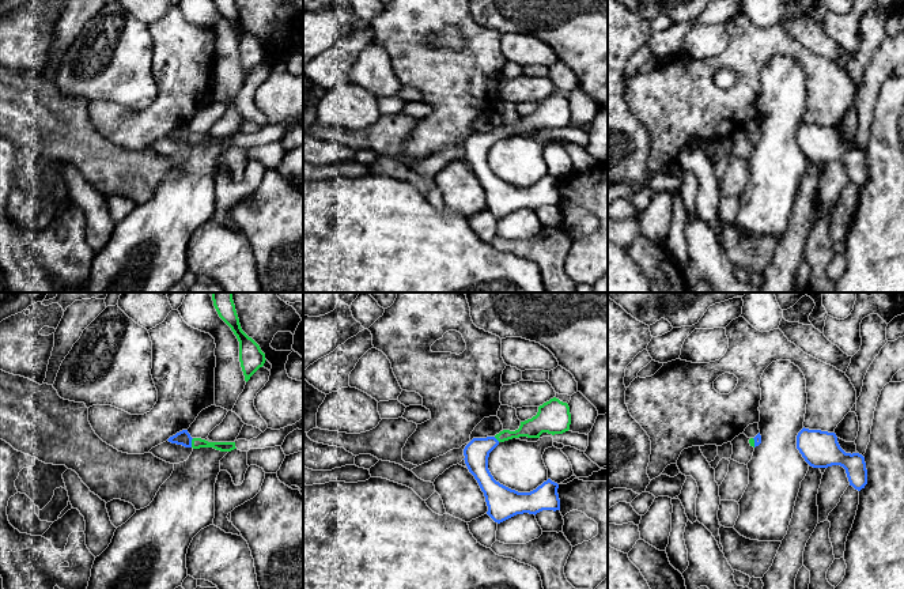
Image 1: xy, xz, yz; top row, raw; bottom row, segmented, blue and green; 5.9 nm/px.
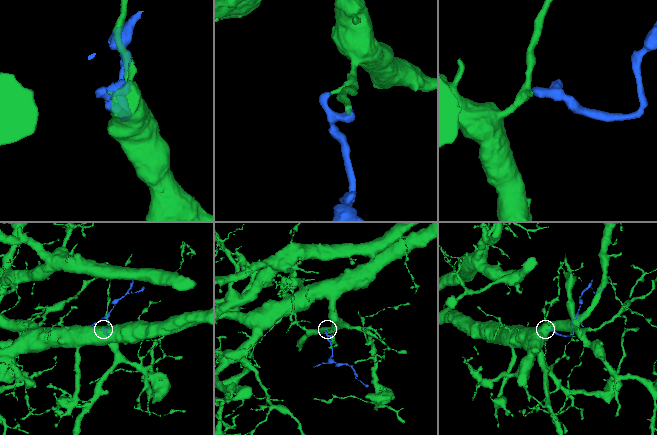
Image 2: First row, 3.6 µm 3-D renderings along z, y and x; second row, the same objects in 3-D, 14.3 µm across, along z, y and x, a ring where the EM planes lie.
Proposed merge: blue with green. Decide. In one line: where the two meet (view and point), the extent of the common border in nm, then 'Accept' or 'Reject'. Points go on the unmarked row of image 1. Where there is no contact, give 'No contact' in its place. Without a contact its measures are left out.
Touches blue at xy (190, 138). Shared border 60 nm. Accept

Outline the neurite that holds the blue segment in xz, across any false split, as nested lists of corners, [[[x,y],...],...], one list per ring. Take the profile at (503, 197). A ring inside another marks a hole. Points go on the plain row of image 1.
[[[553,92],[538,102],[532,114],[521,117],[515,127],[503,125],[495,132],[473,133],[464,144],[465,159],[484,188],[487,209],[498,219],[517,209],[537,209],[542,205],[560,205],[559,180],[548,174],[530,188],[518,188],[493,174],[488,165],[489,148],[512,133],[540,133],[542,128],[563,129],[570,125],[571,109],[567,98]]]

